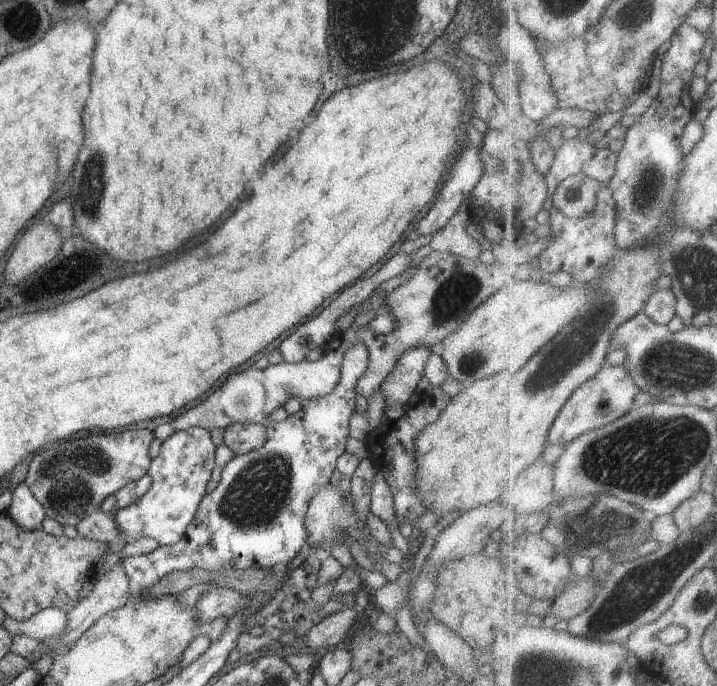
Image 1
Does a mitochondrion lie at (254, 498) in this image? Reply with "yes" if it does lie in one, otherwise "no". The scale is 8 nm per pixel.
yes

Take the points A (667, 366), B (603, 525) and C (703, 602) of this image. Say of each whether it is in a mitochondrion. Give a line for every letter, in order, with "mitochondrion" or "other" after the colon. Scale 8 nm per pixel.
A: mitochondrion
B: mitochondrion
C: mitochondrion

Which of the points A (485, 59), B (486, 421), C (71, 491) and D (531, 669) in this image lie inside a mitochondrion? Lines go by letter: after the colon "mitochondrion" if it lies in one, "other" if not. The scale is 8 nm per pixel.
A: other
B: other
C: mitochondrion
D: mitochondrion

